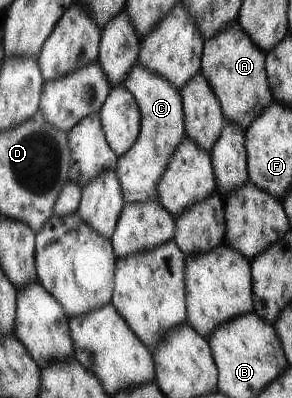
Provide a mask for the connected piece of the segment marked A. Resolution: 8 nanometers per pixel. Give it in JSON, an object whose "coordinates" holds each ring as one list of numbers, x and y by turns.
{"coordinates":[[235,22,223,27,219,35,204,40,201,59,201,73,215,92,225,119,247,131,274,100,266,70,265,51,261,51]]}

